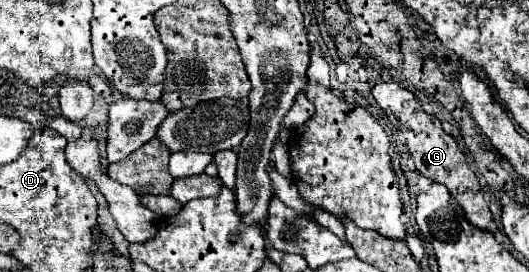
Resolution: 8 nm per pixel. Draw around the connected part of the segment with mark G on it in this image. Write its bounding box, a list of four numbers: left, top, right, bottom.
[372,82,496,232]

